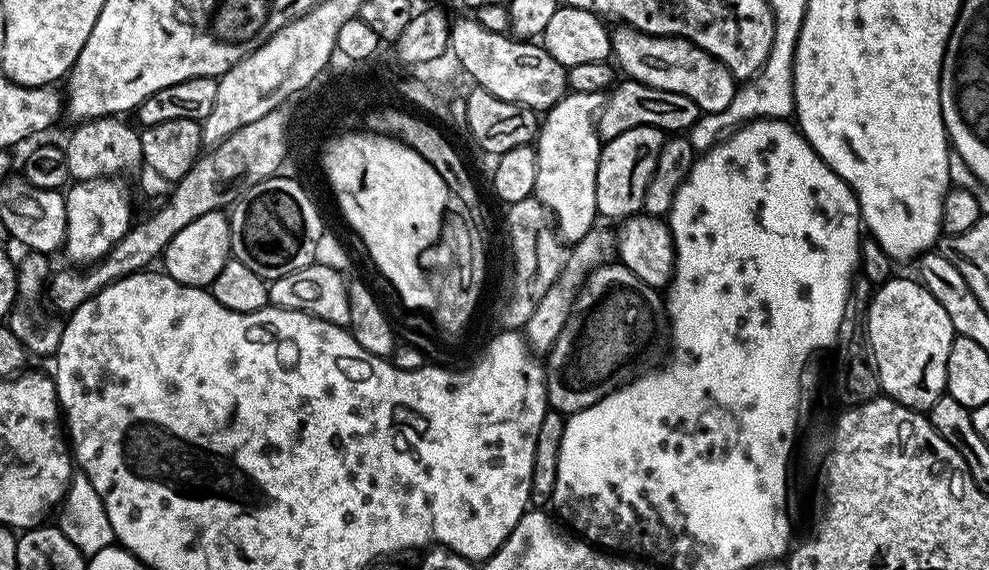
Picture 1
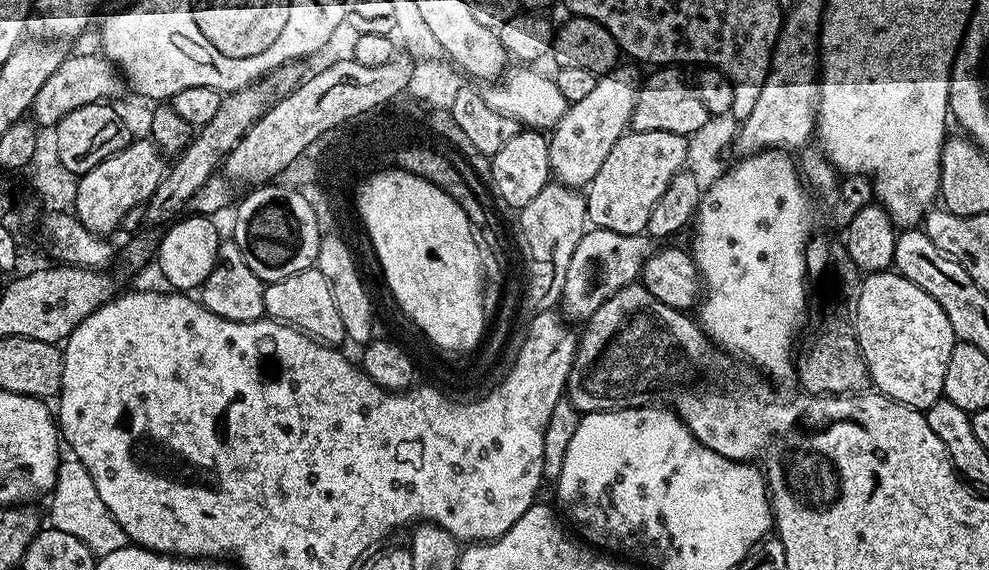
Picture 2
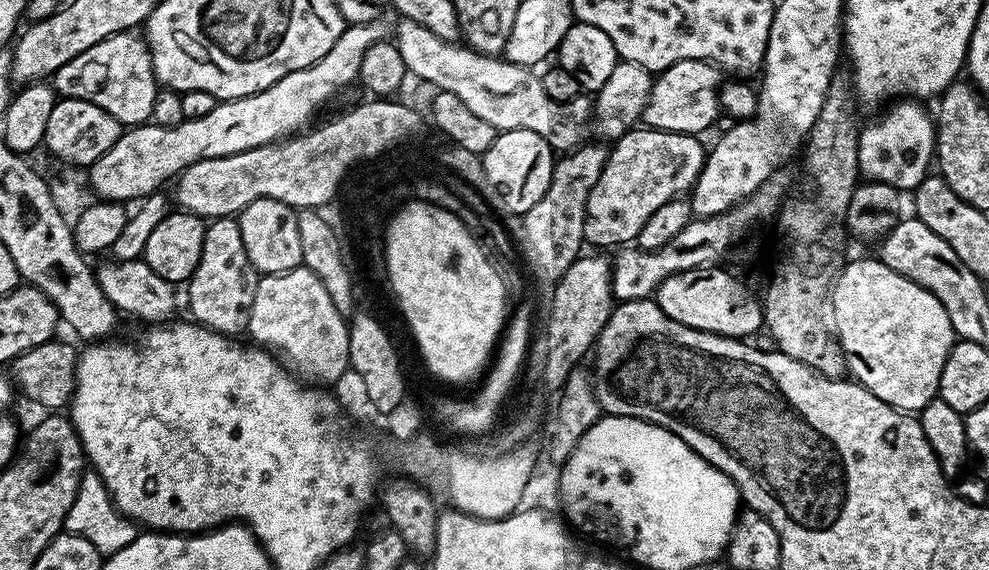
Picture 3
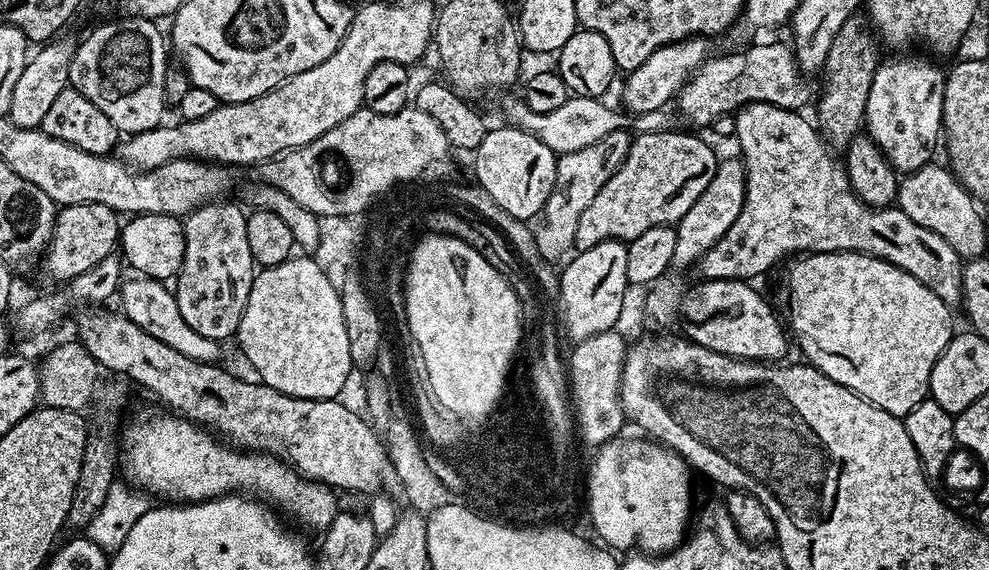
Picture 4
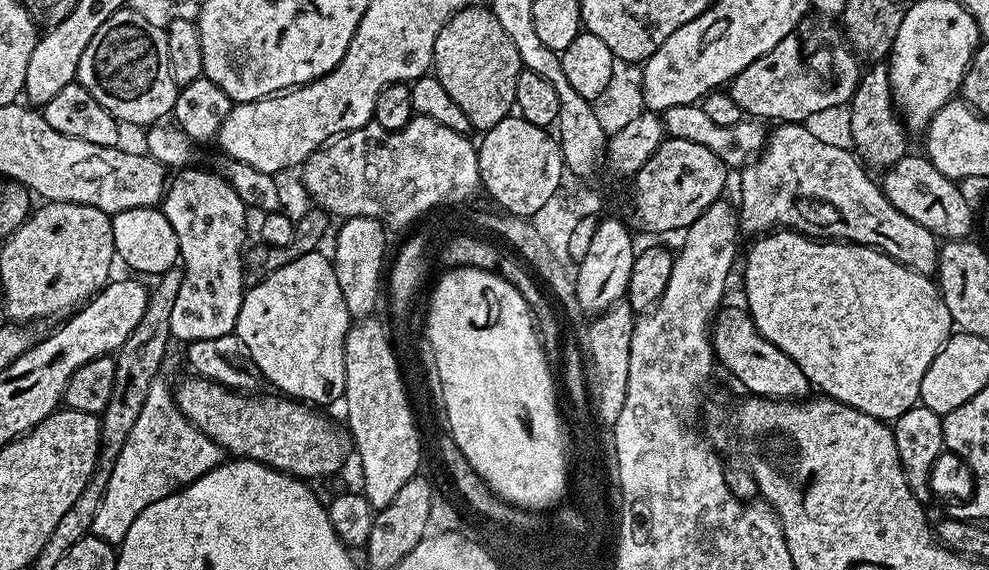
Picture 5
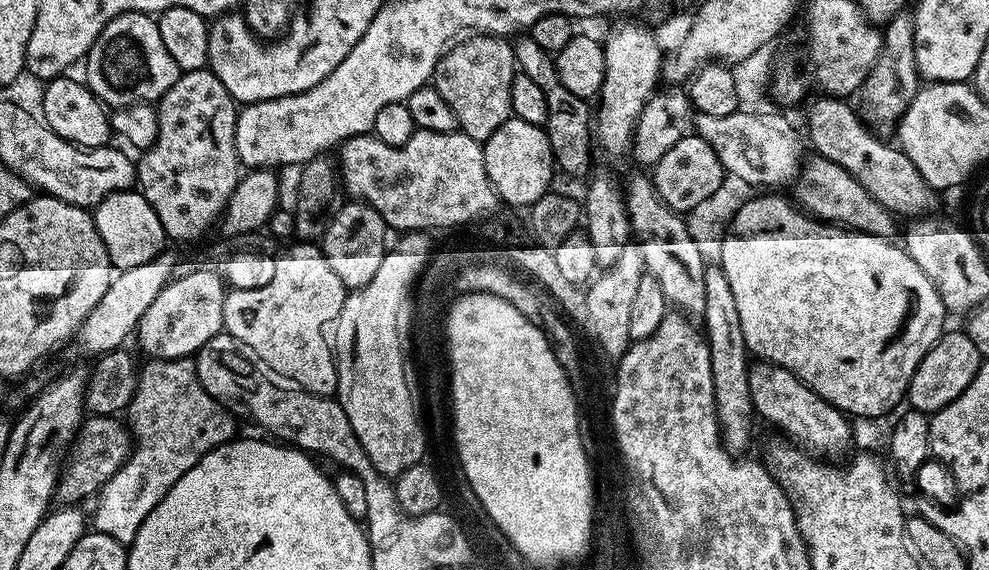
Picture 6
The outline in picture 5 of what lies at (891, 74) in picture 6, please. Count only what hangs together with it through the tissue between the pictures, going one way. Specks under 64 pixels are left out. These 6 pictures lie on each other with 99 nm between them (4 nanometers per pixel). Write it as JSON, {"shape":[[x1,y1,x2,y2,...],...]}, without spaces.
{"shape":[[876,62,872,68,861,75,852,99,847,105,848,132,852,135,851,147,869,169,887,170,898,163,903,156,909,155,909,135,906,133,904,121,896,105,892,102,892,87,888,77,888,66,884,62]]}

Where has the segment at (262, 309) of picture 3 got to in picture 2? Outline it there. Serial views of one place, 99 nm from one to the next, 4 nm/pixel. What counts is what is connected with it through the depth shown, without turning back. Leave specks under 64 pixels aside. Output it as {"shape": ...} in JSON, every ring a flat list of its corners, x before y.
{"shape":[[315,266,302,270,298,274,290,274,290,278,271,281,264,289,264,310,271,319,279,320,282,324,290,324,293,328,298,328,323,343,333,346,345,343,342,317,338,314,338,306,334,306,334,294,330,294,327,278]]}

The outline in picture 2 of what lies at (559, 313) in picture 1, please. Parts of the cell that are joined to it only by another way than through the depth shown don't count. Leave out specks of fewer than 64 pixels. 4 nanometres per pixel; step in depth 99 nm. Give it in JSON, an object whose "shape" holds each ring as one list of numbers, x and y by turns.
{"shape":[[585,234,578,242,578,246,574,246,570,266,566,266,566,278,560,285,559,311,569,321,578,319,579,322,587,322,606,298,628,284,637,283,644,268,644,261,650,255,648,243,649,237,644,234,639,236]]}

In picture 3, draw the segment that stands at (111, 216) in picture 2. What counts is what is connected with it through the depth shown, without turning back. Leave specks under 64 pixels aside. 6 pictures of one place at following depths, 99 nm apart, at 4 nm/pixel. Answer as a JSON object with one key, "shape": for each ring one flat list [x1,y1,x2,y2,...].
{"shape":[[383,23,375,24,349,24,344,33,334,42,334,46,316,64,302,70,294,70,286,74,274,86,266,90,256,92,252,96,243,96,237,100,226,100,218,102,214,110,205,116,195,116,193,120,183,120,176,128,167,128,147,122,129,127,121,133,121,136,102,156,93,163,88,170,92,178,92,188,97,192,99,199,104,202,129,202,135,200,140,202,152,193,159,193,163,184,175,181,181,172,194,162,202,162,206,158,222,158,230,154,238,154,242,150,257,148,263,144,274,144,299,133,305,126,313,123,312,115,331,98,335,92,343,90,347,84,356,84,362,66,362,57,366,50,374,46,379,40,385,39]]}

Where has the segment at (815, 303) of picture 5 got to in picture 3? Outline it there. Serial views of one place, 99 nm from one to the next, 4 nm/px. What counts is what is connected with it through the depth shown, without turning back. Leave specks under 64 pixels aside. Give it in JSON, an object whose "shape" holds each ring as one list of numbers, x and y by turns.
{"shape":[[879,258,849,259,830,289,830,320,844,351,851,379,870,390,874,398,882,398,882,402,905,414,919,414,931,400,937,399,942,366,946,366,954,333,942,302,938,302,930,290,922,290,922,286,910,282,910,278,902,278,902,274,890,270]]}

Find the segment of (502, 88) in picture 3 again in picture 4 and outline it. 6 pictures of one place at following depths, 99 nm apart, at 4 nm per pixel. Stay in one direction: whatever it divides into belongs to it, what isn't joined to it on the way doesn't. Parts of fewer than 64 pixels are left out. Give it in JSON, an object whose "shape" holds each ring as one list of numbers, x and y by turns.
{"shape":[[571,95,568,102,548,114,538,114,537,111,530,110,522,100,516,100,507,106,506,116,511,125,534,133,556,155,582,150,616,129,625,129,628,124,627,115,623,111,606,108,600,98,593,96]]}

